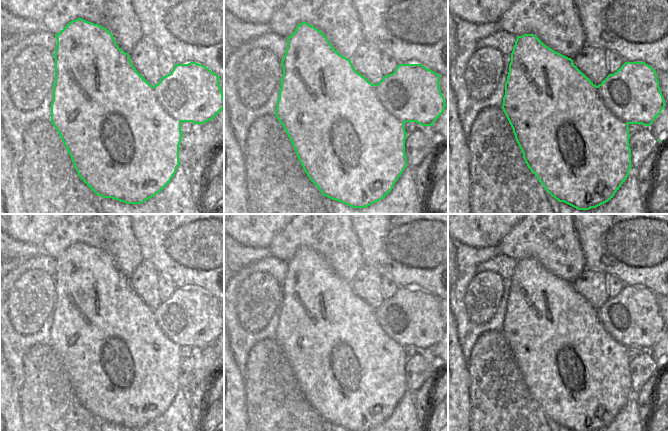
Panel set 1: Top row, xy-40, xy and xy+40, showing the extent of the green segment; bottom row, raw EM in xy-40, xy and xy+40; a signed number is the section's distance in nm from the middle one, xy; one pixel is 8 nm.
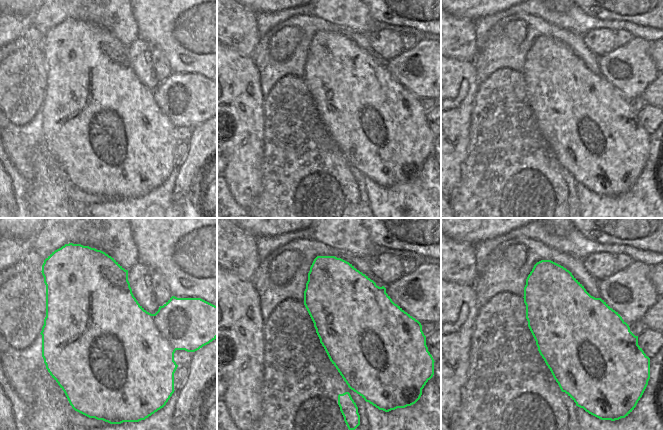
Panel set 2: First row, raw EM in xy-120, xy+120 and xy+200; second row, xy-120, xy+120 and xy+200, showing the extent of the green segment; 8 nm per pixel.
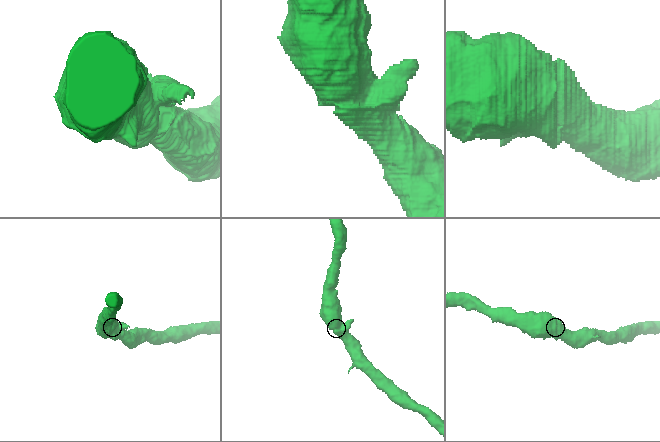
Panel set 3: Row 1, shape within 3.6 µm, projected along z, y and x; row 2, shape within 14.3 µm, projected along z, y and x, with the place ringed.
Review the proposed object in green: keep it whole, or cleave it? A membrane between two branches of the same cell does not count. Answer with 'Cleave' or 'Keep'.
Keep

